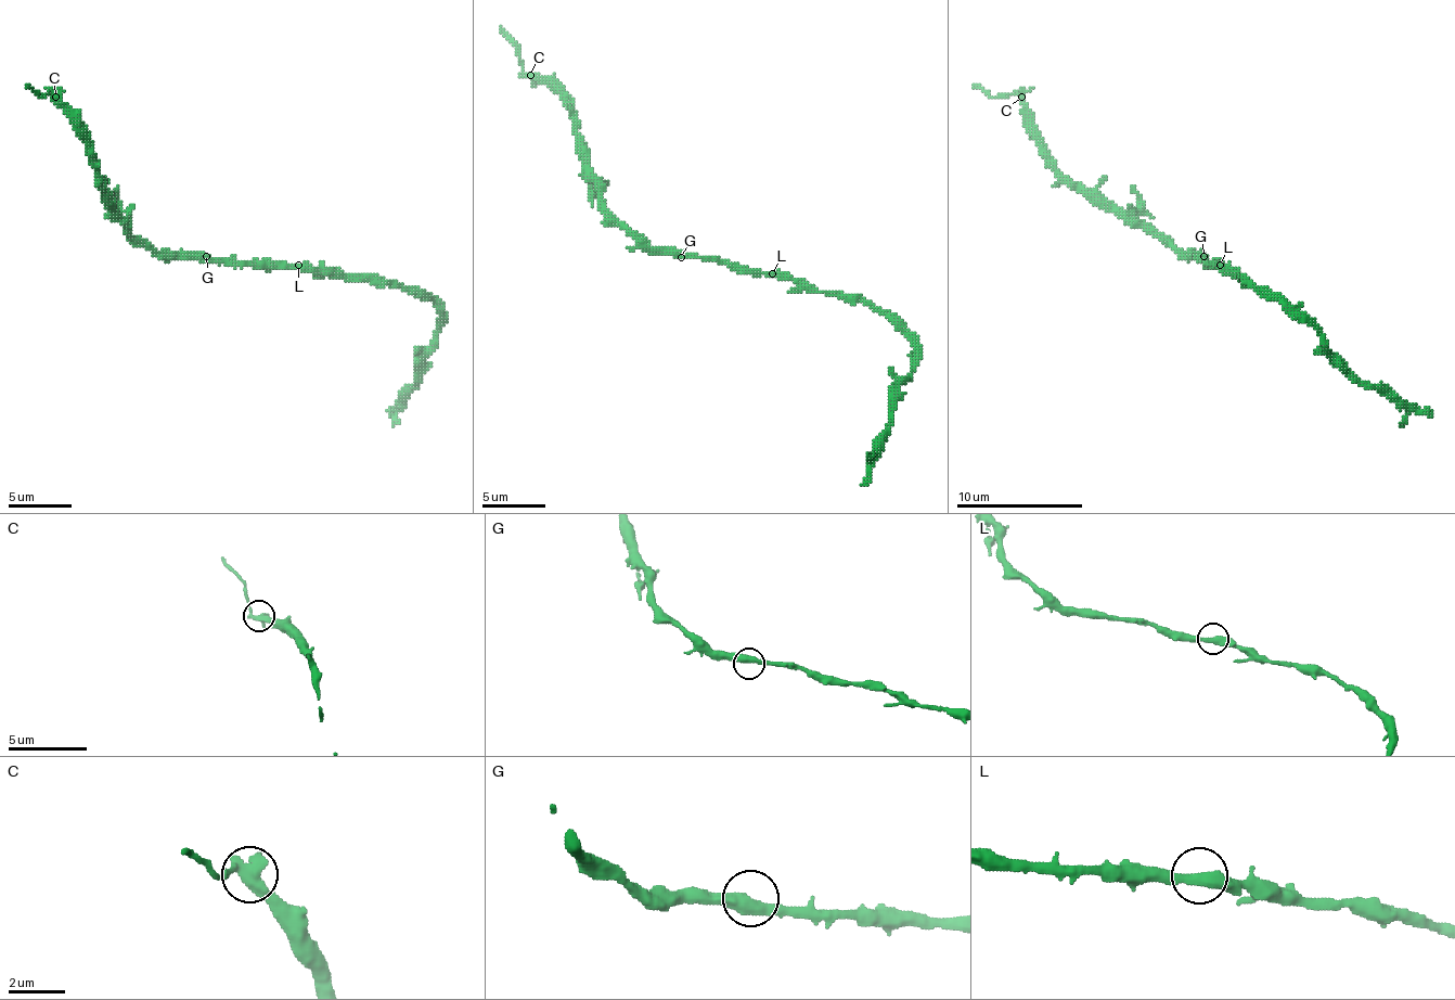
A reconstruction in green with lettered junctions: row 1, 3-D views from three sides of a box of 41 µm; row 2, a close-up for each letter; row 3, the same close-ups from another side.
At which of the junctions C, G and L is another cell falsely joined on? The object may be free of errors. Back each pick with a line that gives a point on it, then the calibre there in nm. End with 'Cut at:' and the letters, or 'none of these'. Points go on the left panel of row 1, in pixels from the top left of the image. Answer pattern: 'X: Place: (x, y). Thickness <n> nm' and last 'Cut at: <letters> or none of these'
C: Place: (55, 97). Thickness 400 nm
Cut at: C

